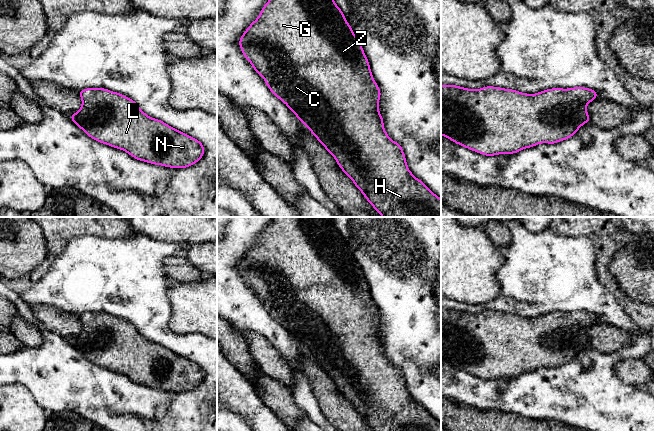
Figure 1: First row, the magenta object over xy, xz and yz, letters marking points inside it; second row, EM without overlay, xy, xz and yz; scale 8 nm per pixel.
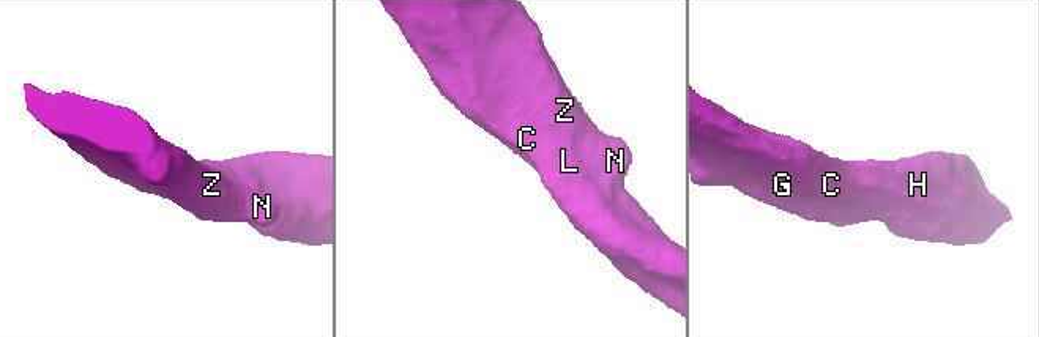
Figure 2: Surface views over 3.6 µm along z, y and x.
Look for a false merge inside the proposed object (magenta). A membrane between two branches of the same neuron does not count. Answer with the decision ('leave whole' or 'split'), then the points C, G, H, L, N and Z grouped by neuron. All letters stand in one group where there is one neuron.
leave whole | C G H L N Z

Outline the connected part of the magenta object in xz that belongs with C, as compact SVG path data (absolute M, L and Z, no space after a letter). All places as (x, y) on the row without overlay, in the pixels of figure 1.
M273 217L269 225L261 233L257 243L251 246L239 263L239 270L242 278L251 287L253 293L263 301L269 314L285 327L302 348L311 355L373 431L441 431L441 423L411 397L401 369L392 365L384 354L383 341L378 332L381 315L374 305L369 285L359 263L354 258L341 233L336 229L331 217Z

